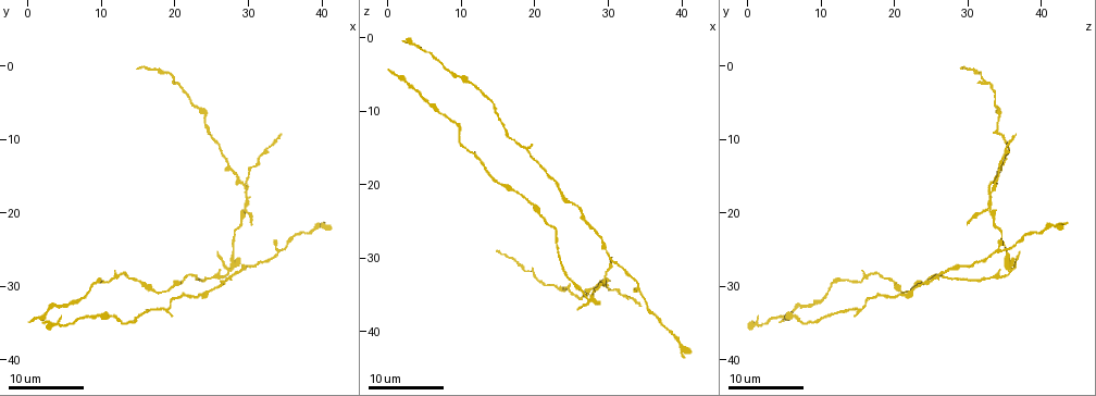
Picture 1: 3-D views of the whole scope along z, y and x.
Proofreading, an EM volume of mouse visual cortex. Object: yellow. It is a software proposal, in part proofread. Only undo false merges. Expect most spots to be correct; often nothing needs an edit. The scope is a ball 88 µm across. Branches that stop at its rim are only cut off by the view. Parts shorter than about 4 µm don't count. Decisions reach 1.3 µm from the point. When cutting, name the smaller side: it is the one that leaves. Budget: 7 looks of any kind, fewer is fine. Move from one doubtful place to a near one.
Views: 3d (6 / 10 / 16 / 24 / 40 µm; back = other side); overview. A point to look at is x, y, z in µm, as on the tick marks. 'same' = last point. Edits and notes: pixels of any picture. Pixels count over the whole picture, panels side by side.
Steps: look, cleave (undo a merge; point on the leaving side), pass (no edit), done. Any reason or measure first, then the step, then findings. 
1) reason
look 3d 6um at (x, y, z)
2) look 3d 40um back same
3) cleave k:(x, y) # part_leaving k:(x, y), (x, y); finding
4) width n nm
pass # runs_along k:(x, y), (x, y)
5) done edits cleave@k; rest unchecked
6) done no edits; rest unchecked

two arms in line, one across
look 3d 10um at (34.0, 25.5, 34.5)

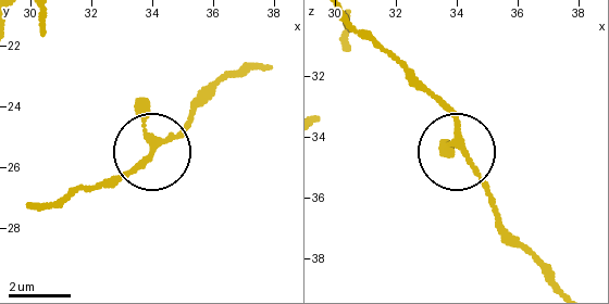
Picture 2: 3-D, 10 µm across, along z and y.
look 3d 10um back at (34.3, 25.1, 34.7)

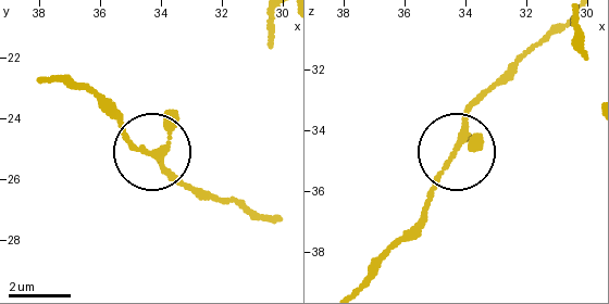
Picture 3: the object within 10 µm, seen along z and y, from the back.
arms 3
pass # one neuron here

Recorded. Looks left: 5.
thick turns thin
look 3d 6um at (27.5, 28.0, 36.0)

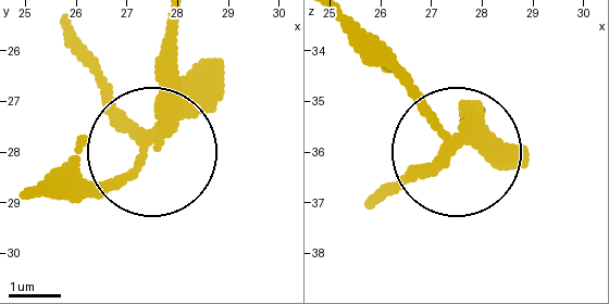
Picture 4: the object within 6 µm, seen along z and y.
width 210 nm
cleave 4:(169, 27) # part_leaving 4:(172, 97), (172, 24); a second neuron is stuck on

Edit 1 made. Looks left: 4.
see it whole again
look overview

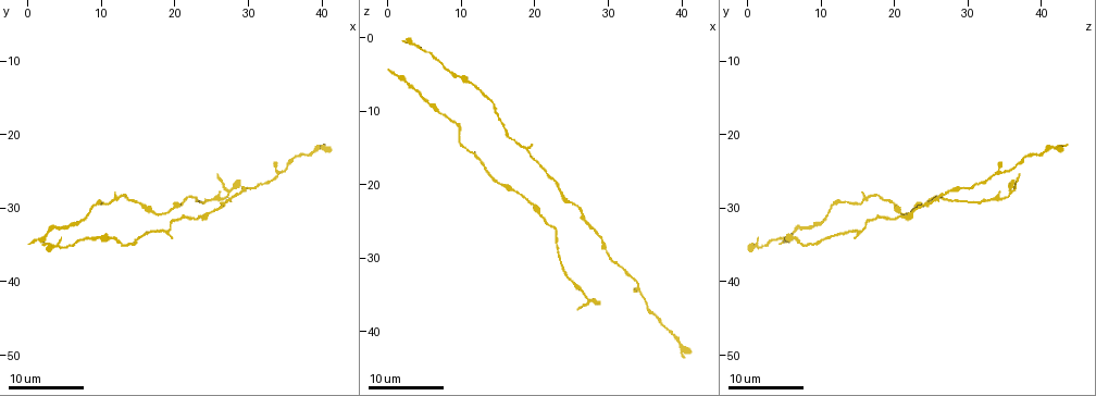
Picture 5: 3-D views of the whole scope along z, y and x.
look 3d 16um at (24.0, 31.0, 21.5)

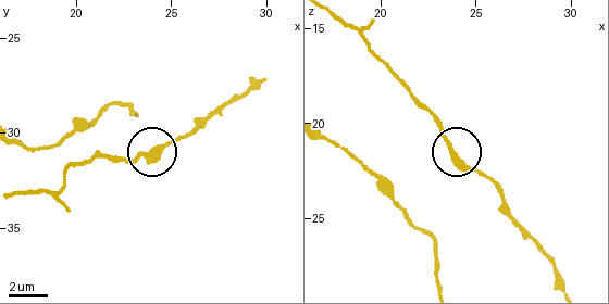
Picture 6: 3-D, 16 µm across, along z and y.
look 3d 6um at (24.1, 31.2, 22.0)

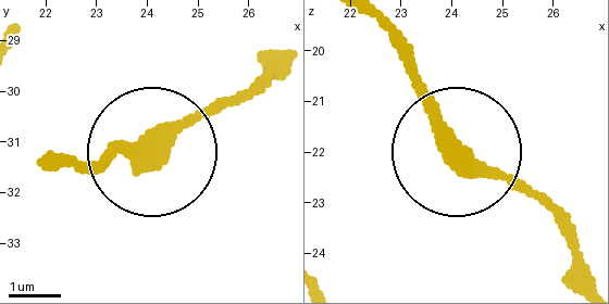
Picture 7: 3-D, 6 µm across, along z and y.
side_arm 31 um
pass # continuous, no second neuron

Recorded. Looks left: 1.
calibre changes
look 3d 10um at (5.5, 32.5, 8.5)

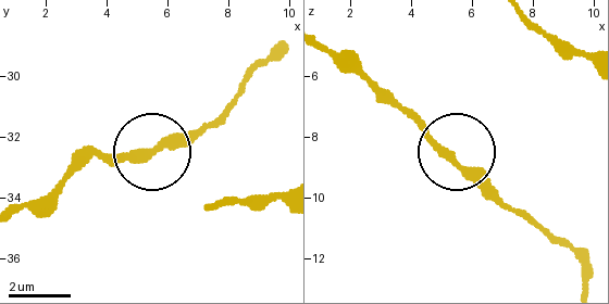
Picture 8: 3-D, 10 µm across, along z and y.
pass # continuous, no second neuron

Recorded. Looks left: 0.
done edits cleave@4; rest unchecked

